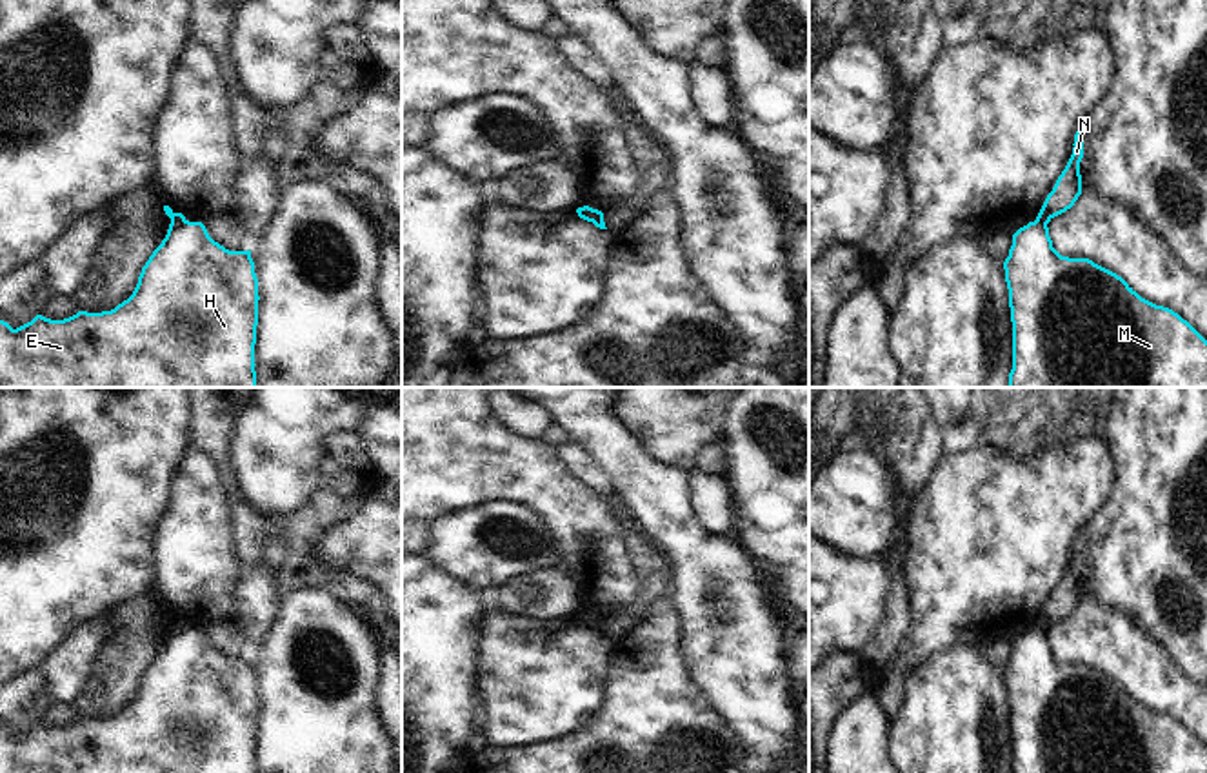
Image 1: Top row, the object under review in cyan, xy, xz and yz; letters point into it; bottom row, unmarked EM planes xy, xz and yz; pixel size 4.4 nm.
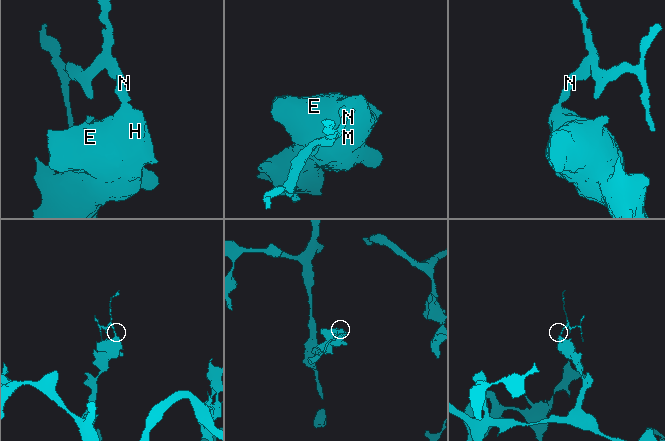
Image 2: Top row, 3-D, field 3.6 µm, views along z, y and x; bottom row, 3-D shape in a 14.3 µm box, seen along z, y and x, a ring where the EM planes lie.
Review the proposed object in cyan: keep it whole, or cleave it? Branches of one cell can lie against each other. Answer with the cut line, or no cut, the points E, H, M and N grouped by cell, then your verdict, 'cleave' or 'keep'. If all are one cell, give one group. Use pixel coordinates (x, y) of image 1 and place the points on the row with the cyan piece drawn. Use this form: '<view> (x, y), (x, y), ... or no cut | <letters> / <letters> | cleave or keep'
yz (1037, 219), (1046, 226) | E H M / N | cleave

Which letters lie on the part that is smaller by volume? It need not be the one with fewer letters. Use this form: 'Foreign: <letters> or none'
Foreign: N

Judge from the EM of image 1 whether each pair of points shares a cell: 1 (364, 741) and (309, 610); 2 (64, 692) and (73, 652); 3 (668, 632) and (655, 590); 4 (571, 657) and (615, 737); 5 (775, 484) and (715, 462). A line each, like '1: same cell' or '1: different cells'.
1: same cell
2: same cell
3: different cells
4: different cells
5: different cells

